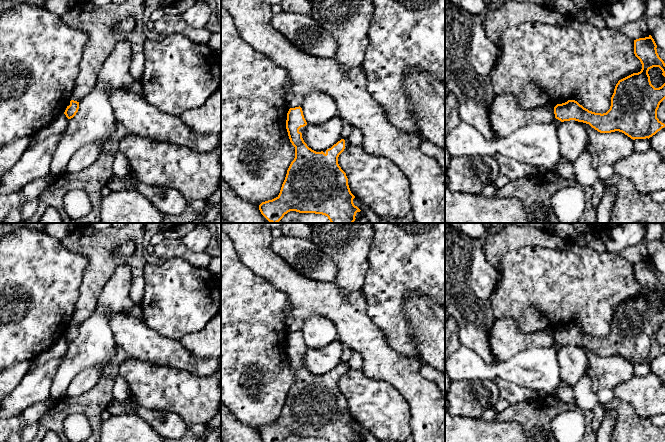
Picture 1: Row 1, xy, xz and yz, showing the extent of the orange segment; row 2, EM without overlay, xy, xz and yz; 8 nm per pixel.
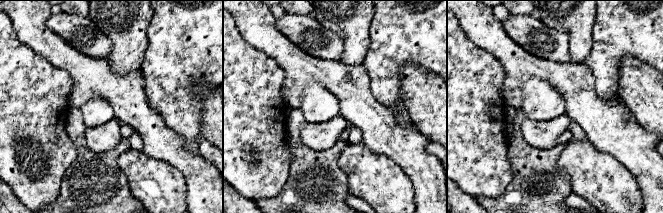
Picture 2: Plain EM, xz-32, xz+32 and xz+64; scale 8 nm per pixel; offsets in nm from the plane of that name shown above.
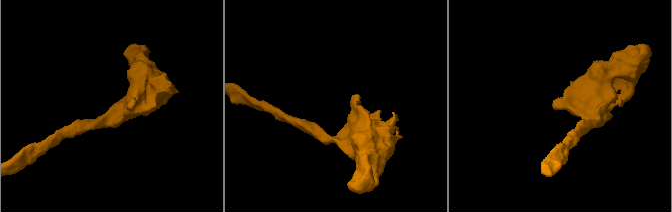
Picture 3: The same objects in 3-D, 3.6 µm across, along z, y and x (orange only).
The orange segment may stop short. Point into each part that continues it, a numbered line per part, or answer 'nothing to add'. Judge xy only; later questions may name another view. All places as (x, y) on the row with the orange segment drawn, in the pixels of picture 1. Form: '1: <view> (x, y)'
nothing to add

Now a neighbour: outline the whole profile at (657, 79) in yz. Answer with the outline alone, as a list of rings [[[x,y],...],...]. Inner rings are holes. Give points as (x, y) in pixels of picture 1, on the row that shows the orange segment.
[[[653,67],[653,68],[649,69],[649,71],[648,71],[651,84],[655,88],[659,88],[665,83],[665,77],[662,75],[662,73],[663,72],[659,67]]]

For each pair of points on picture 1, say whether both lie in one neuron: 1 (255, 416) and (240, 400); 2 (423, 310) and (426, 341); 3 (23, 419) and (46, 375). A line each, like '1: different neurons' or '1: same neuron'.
1: same neuron
2: same neuron
3: different neurons

